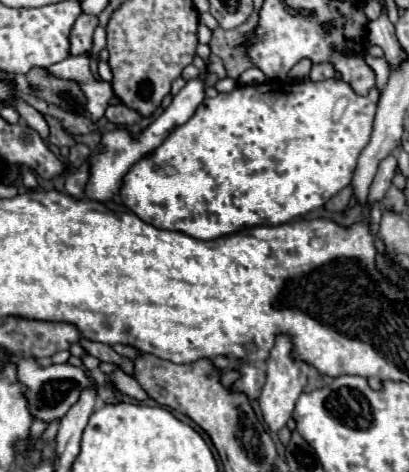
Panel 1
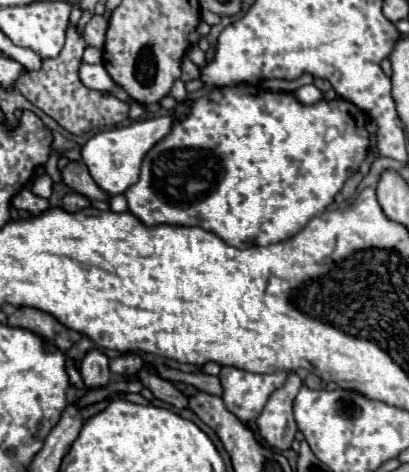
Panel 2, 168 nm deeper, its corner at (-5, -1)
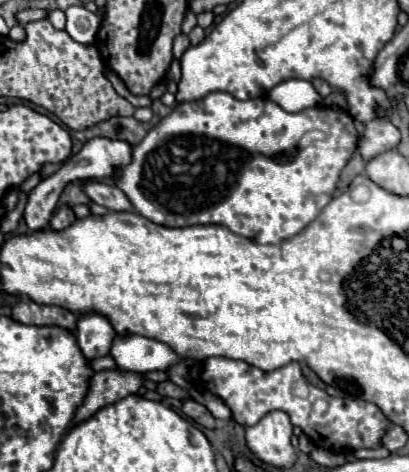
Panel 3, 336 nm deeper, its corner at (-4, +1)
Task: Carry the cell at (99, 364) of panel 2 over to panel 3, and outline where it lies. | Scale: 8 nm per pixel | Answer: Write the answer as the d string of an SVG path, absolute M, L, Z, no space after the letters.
M90 314L90 316L78 318L76 338L78 338L78 346L80 346L82 354L88 360L94 360L98 356L106 356L112 348L114 336L116 334L104 316Z

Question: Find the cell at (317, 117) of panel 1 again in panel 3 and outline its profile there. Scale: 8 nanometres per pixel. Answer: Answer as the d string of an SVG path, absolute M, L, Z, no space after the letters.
M210 92L208 96L192 102L182 102L178 104L166 118L160 120L158 126L154 126L142 142L138 142L132 150L132 162L122 170L122 176L118 178L116 186L128 196L132 202L134 210L142 216L146 216L150 222L162 224L162 226L192 226L192 224L222 224L234 234L248 238L252 242L264 242L264 244L280 244L292 236L296 236L310 220L318 216L318 212L332 200L332 194L336 190L338 178L342 168L350 162L354 156L354 150L358 146L358 132L354 128L354 120L348 112L340 112L328 106L316 106L316 108L306 108L302 112L290 114L282 110L276 102L266 100L266 96L252 98L252 100L238 100L228 92Z

